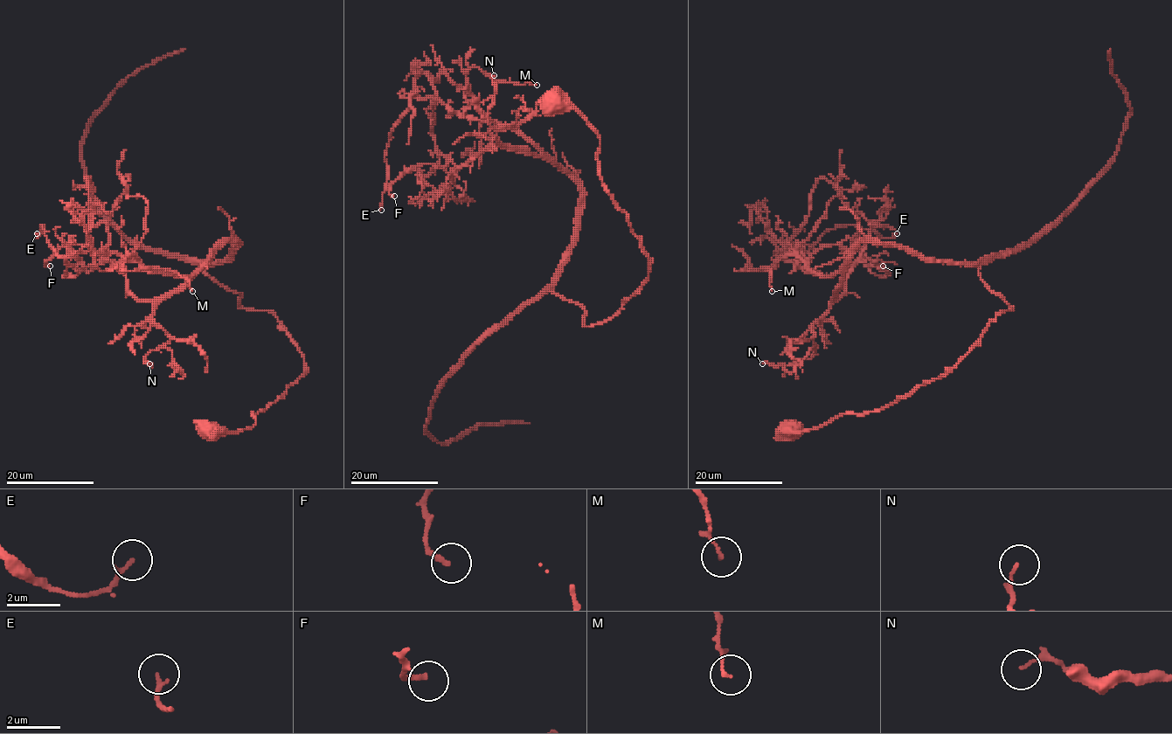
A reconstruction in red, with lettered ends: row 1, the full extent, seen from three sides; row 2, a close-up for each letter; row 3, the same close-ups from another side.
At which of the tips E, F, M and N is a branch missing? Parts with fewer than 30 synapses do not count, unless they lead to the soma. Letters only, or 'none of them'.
none of them

